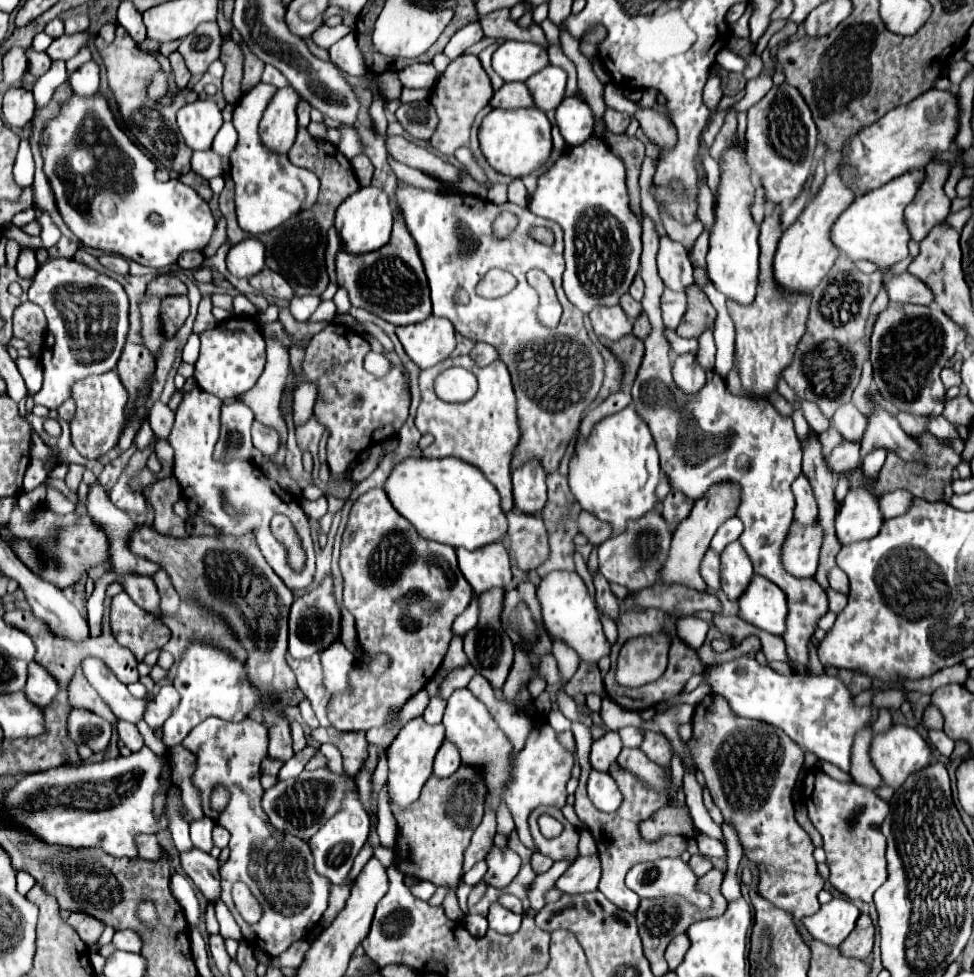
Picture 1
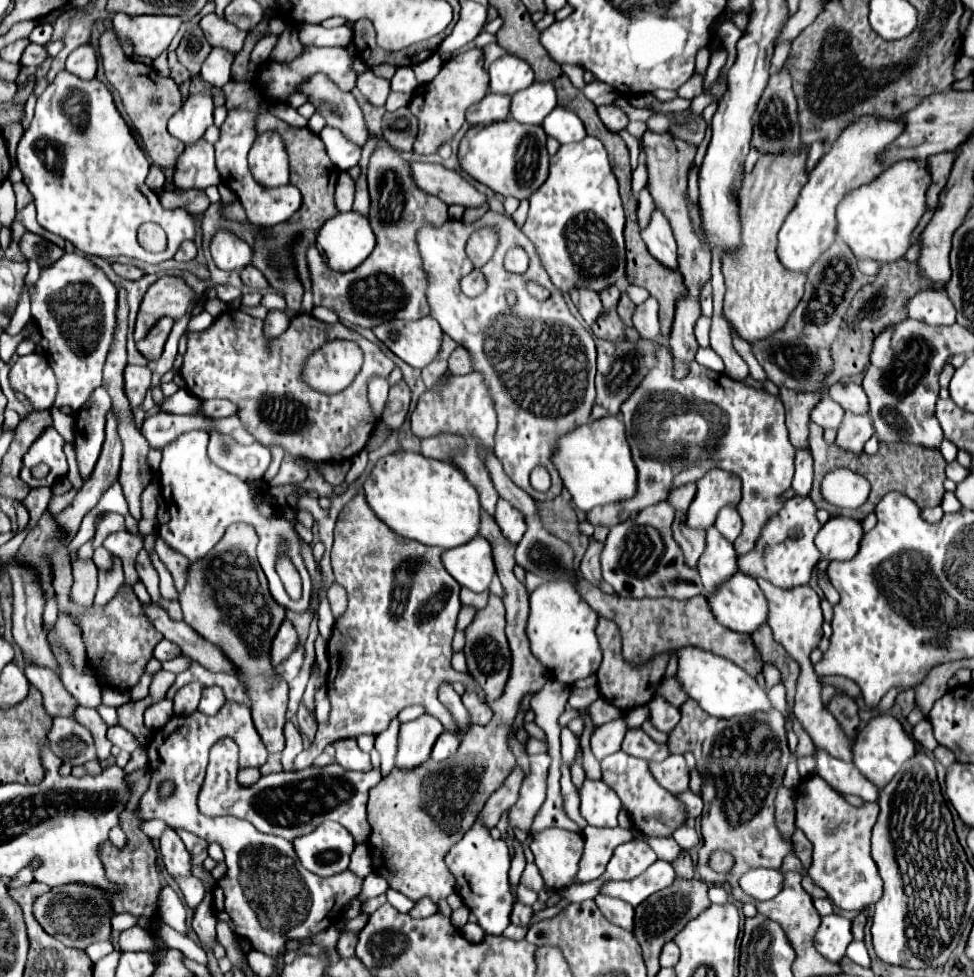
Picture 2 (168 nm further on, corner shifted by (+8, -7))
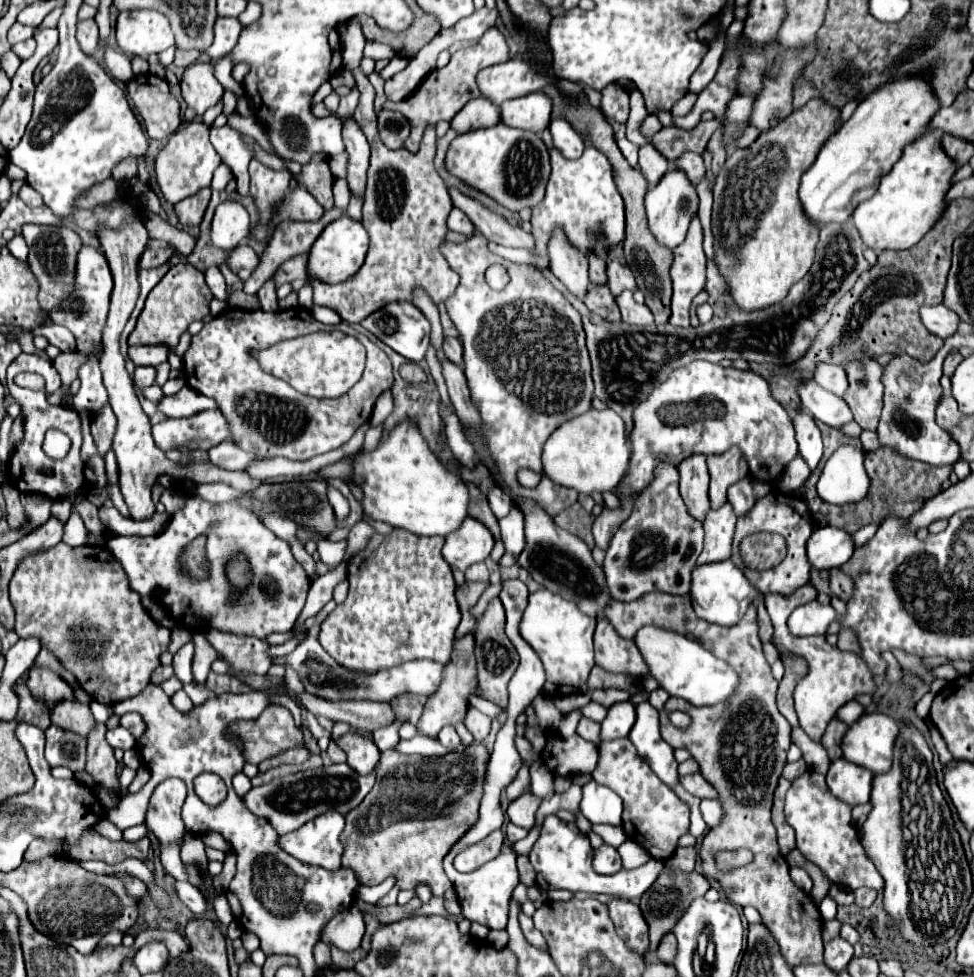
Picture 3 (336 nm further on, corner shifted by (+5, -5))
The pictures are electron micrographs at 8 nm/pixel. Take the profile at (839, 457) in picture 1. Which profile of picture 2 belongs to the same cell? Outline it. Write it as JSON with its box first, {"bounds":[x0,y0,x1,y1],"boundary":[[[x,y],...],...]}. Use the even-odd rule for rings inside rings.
{"bounds":[837,413,873,453],"boundary":[[[845,413],[843,423],[839,427],[839,435],[837,435],[837,445],[841,449],[849,449],[853,453],[861,453],[865,441],[873,435],[873,423],[869,413],[857,415],[857,413]]]}

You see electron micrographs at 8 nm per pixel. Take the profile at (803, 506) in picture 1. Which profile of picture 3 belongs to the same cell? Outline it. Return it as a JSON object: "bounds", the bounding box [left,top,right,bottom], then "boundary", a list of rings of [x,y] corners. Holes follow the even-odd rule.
{"bounds":[792,411,822,469],"boundary":[[[798,411],[798,415],[792,419],[794,429],[796,429],[796,441],[798,441],[798,451],[806,465],[814,469],[818,461],[822,459],[822,437],[820,429],[816,427],[814,419],[806,415],[806,411]]]}

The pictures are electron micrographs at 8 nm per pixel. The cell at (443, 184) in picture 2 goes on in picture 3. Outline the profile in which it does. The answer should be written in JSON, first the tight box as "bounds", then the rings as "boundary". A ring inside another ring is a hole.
{"bounds":[448,187,534,249],"boundary":[[[448,187],[448,193],[452,197],[454,207],[464,211],[468,219],[474,223],[476,231],[486,235],[490,241],[500,243],[504,247],[522,247],[522,249],[530,249],[534,245],[534,239],[530,233],[526,233],[518,225],[510,225],[502,215],[494,213],[480,201],[460,193],[456,187]]]}

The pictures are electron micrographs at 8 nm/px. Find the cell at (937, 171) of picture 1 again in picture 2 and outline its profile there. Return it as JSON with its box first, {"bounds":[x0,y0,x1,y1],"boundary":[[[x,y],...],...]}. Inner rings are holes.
{"bounds":[927,153,957,209],"boundary":[[[937,153],[935,157],[929,157],[927,159],[927,167],[931,171],[931,177],[933,177],[933,183],[927,191],[927,207],[929,209],[935,209],[937,207],[937,197],[941,193],[941,189],[945,187],[947,183],[947,177],[951,173],[951,165],[955,161],[957,153]]]}

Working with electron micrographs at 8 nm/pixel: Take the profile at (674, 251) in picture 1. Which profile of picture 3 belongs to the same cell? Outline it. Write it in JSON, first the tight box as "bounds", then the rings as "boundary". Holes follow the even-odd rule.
{"bounds":[644,169,698,249],"boundary":[[[674,169],[674,171],[668,171],[668,173],[662,177],[662,181],[646,193],[644,207],[646,207],[648,227],[650,227],[652,235],[658,239],[660,245],[664,245],[664,247],[668,247],[668,249],[674,249],[674,247],[678,247],[678,245],[684,241],[684,237],[686,237],[690,219],[692,219],[692,215],[694,215],[696,209],[698,209],[698,195],[696,195],[694,185],[688,181],[686,173],[684,173],[682,169]]]}

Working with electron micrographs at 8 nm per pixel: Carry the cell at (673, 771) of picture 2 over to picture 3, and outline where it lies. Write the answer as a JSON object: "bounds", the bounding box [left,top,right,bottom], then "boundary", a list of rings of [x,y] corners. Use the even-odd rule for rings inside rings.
{"bounds":[680,773,716,799],"boundary":[[[700,773],[680,775],[680,785],[700,799],[716,799],[716,791],[706,783],[706,779]]]}

